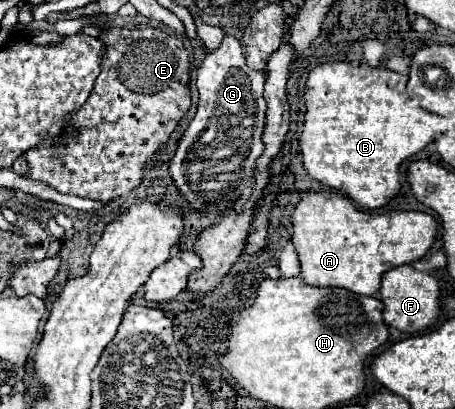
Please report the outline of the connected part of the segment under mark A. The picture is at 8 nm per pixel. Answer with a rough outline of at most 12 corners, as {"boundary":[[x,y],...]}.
{"boundary":[[310,191],[292,213],[308,285],[376,295],[436,221]]}

